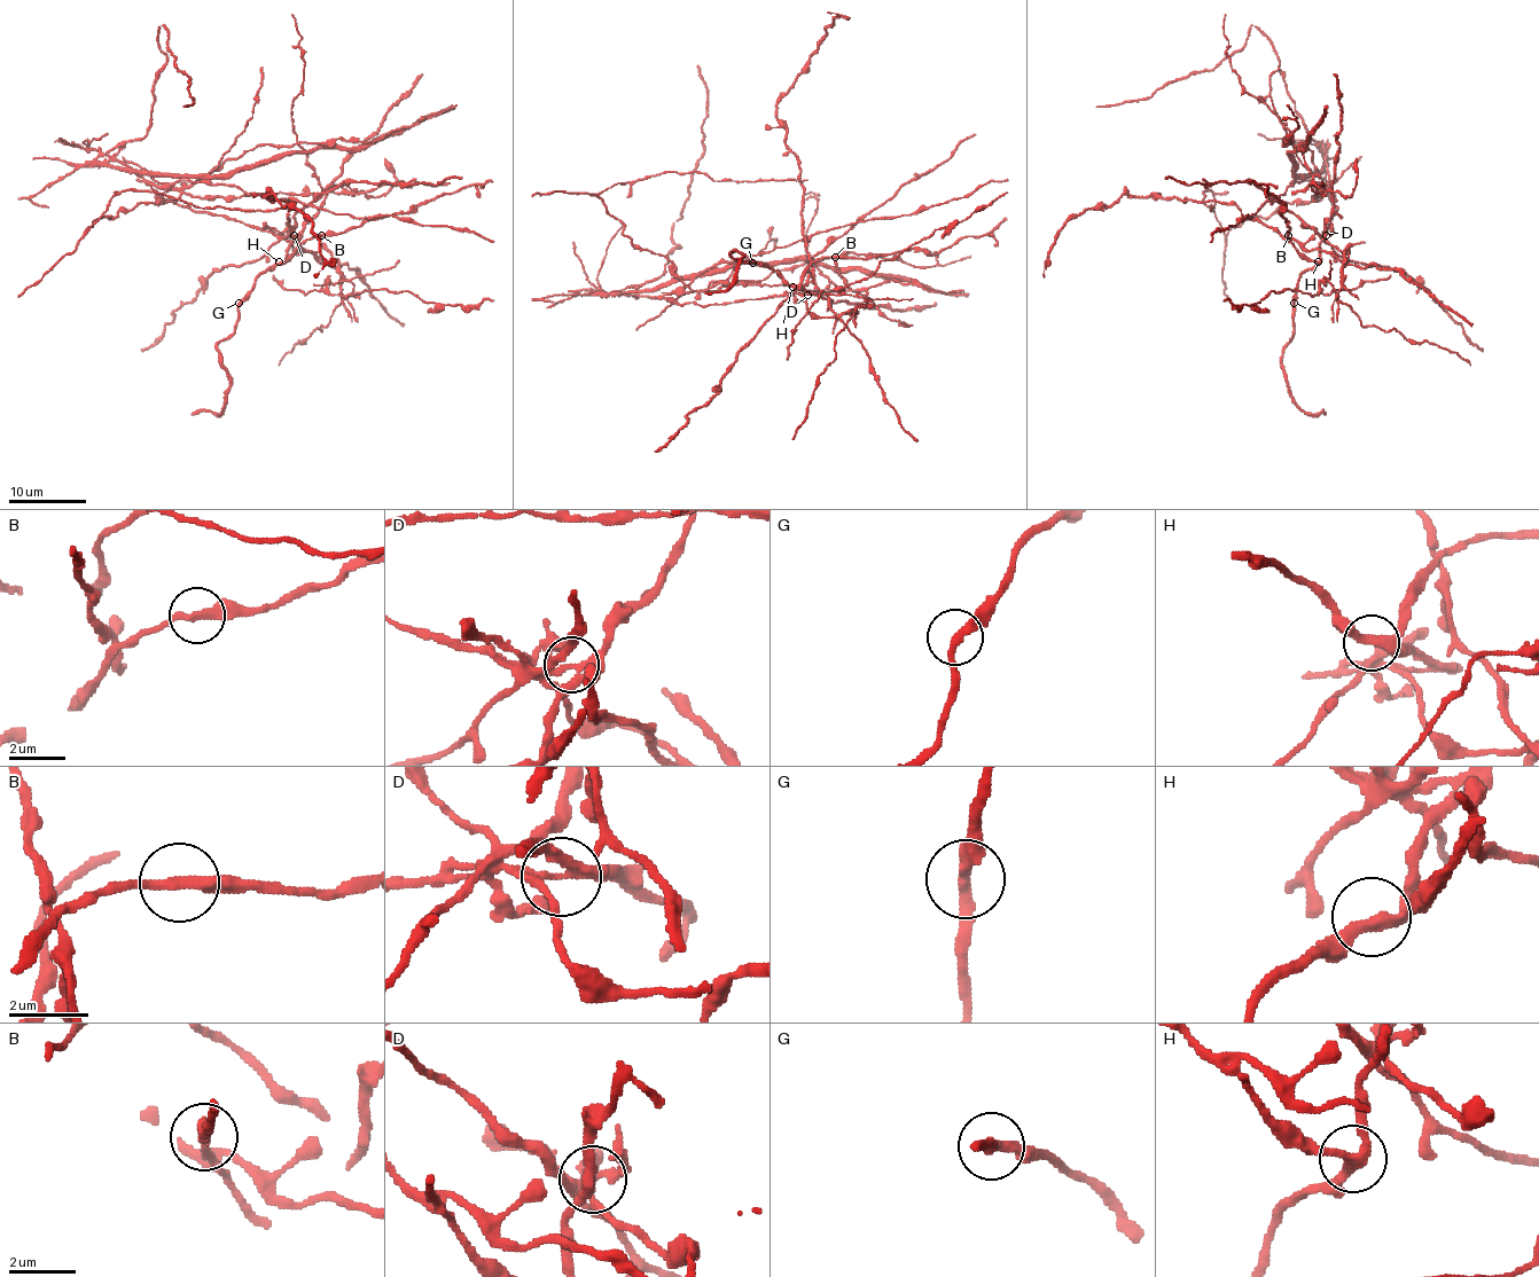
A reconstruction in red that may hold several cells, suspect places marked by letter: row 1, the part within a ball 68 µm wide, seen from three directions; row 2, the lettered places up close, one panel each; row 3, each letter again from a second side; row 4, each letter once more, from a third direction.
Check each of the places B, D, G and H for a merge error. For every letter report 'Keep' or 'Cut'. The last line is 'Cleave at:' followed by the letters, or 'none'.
B: Keep
D: Cut
G: Keep
H: Keep
Cleave at: D

